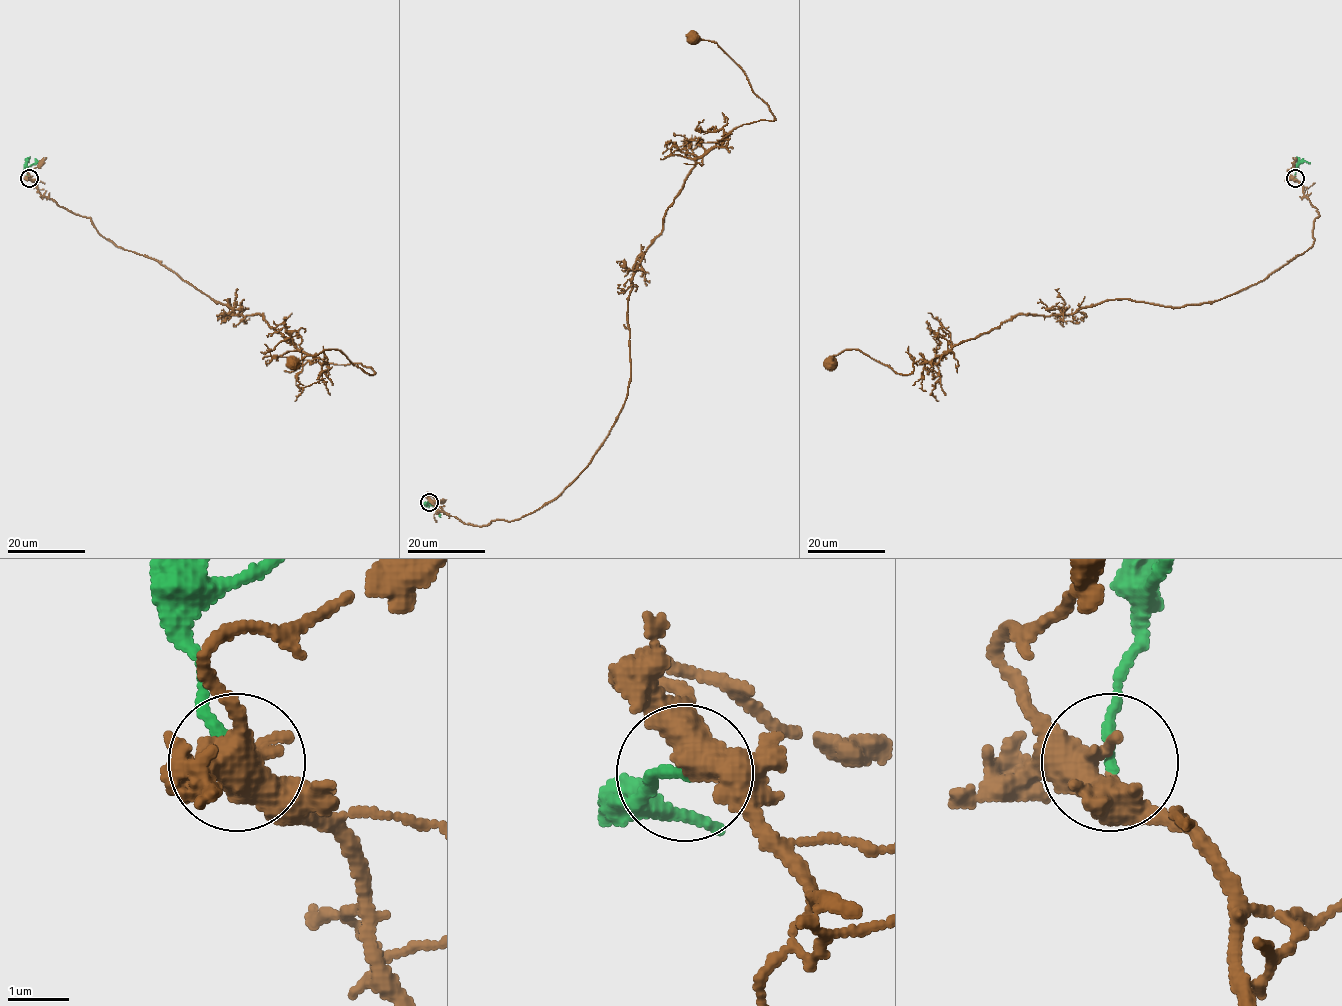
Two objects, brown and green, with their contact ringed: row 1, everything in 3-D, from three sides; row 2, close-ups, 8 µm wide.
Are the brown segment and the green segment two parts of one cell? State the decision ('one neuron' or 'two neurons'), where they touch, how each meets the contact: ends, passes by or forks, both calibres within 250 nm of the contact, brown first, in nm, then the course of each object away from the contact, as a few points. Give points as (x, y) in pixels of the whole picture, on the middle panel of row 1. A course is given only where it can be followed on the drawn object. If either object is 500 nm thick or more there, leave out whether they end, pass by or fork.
one neuron; at (429, 502); brown forks there; green ends there; 360 nm thick on the brown side, 180 nm on the other; brown runs (429, 501), (517, 520), (608, 435), (665, 210), (698, 157), (774, 119), (692, 36); green runs (429, 501), (426, 503), (436, 507), (440, 517)

